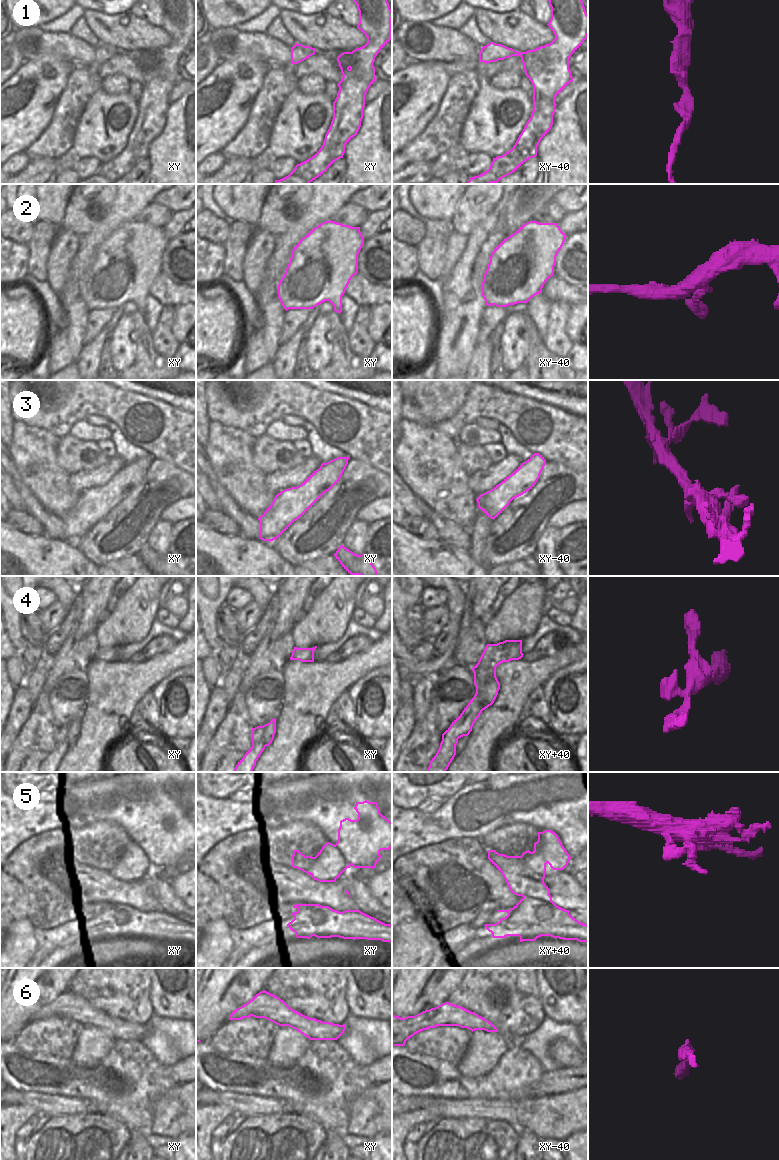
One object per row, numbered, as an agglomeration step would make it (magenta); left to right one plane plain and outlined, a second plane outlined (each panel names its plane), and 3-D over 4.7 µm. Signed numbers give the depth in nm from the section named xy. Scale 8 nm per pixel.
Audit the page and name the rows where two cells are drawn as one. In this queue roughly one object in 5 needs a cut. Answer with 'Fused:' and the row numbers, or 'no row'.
Fused: 4

